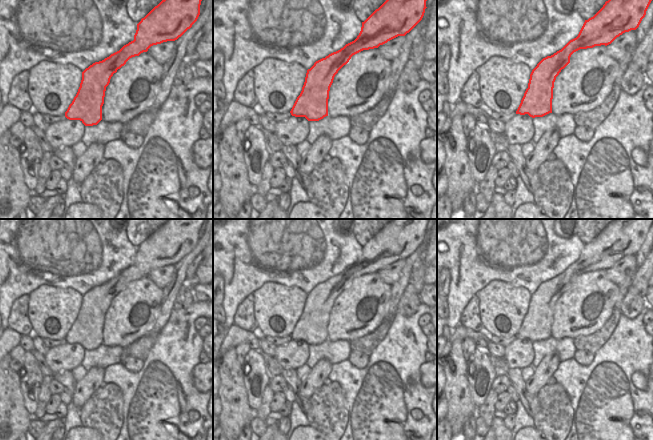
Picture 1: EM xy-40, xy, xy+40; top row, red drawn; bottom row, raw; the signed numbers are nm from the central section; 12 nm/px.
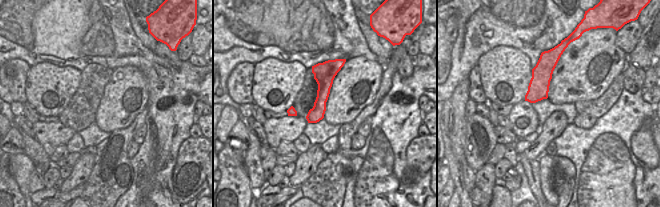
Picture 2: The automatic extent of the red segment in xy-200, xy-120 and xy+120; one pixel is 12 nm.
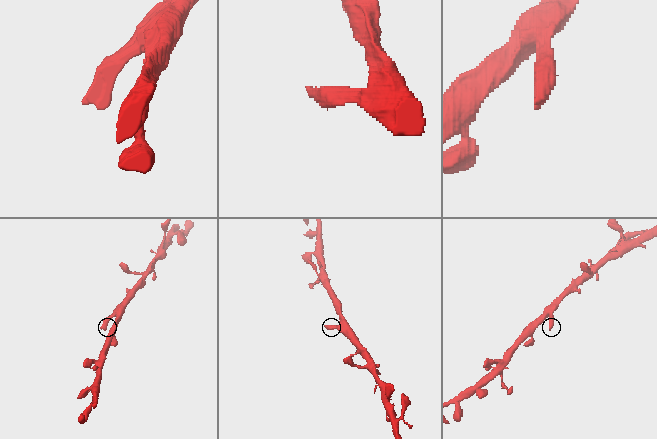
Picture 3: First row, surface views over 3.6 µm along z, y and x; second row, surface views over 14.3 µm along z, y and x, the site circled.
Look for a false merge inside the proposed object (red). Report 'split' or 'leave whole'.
leave whole

